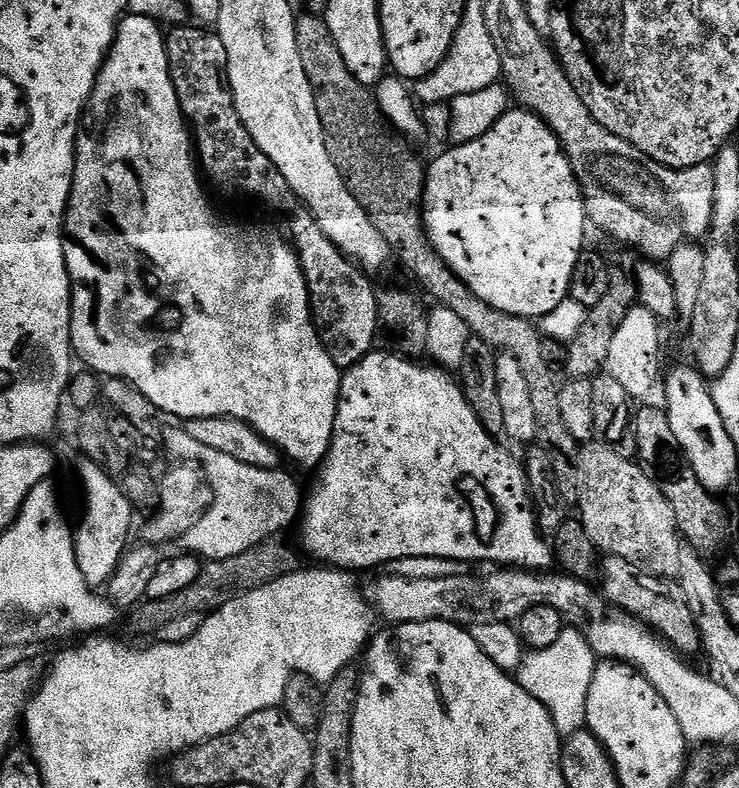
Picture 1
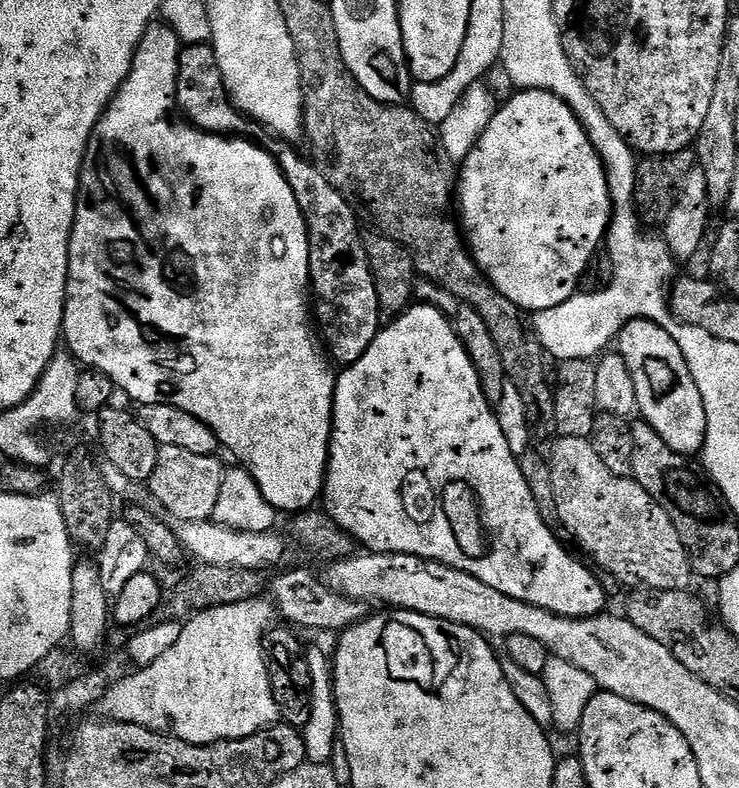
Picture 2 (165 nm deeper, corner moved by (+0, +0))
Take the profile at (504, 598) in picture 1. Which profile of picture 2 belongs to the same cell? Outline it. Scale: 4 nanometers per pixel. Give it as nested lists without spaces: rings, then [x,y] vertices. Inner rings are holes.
[[[292,568],[289,572],[274,577],[270,580],[270,592],[271,588],[270,600],[275,611],[279,615],[281,612],[292,626],[297,624],[300,628],[313,628],[316,632],[339,634],[351,624],[357,624],[366,615],[365,605],[361,601],[351,600],[349,596],[334,591],[317,573],[315,576],[306,568]]]

